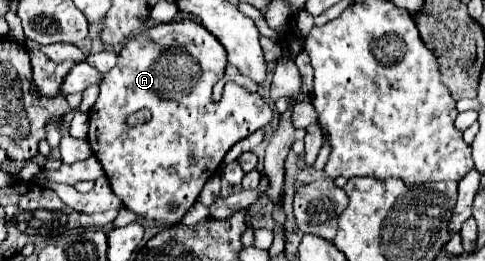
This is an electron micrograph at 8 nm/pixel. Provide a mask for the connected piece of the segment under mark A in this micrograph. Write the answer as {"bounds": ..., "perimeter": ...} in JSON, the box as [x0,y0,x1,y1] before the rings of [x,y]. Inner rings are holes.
{"bounds":[87,19,273,223],"perimeter":[[[191,19],[155,25],[125,43],[117,65],[101,81],[101,93],[89,111],[87,137],[93,155],[103,165],[113,193],[121,199],[125,209],[145,219],[179,223],[197,201],[207,179],[217,173],[225,153],[237,141],[271,123],[273,113],[267,101],[259,93],[249,93],[235,83],[225,85],[223,99],[219,103],[211,101],[211,89],[225,75],[225,67],[227,53],[223,51],[223,45],[207,33],[203,25]],[[137,107],[147,107],[151,111],[151,119],[143,125],[127,127],[127,115],[137,111]]]}

